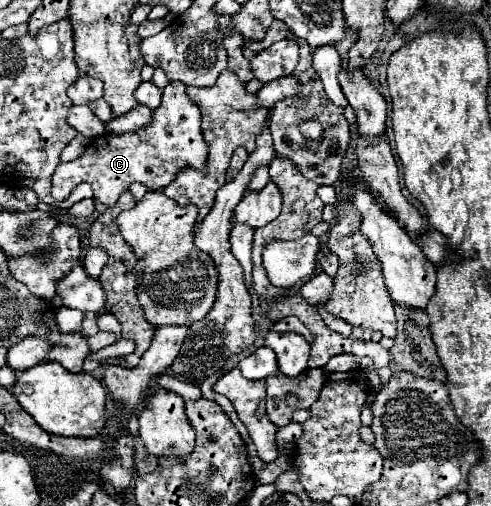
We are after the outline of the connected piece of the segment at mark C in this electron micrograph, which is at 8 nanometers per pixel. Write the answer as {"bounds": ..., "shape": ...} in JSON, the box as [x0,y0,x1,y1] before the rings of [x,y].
{"bounds":[52,82,208,206],"shape":[[[170,82],[162,90],[162,104],[158,110],[154,110],[154,120],[150,126],[136,134],[98,136],[78,160],[60,164],[56,168],[52,176],[52,196],[56,200],[66,200],[78,182],[90,182],[94,198],[106,206],[114,206],[120,194],[126,192],[132,182],[142,182],[148,186],[148,190],[160,190],[164,184],[170,184],[170,180],[174,180],[174,176],[186,164],[204,170],[206,152],[208,148],[202,140],[198,106],[186,96],[184,84]]]}

